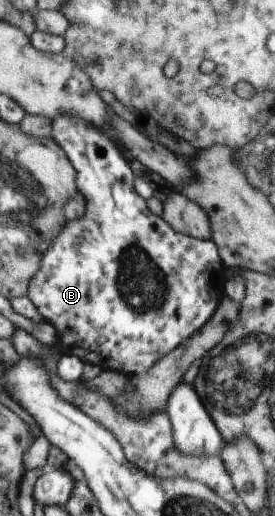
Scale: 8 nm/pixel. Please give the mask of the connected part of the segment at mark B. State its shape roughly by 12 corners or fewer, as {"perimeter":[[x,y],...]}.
{"perimeter":[[51,121],[83,217],[26,297],[60,354],[146,372],[224,293],[87,121]]}

